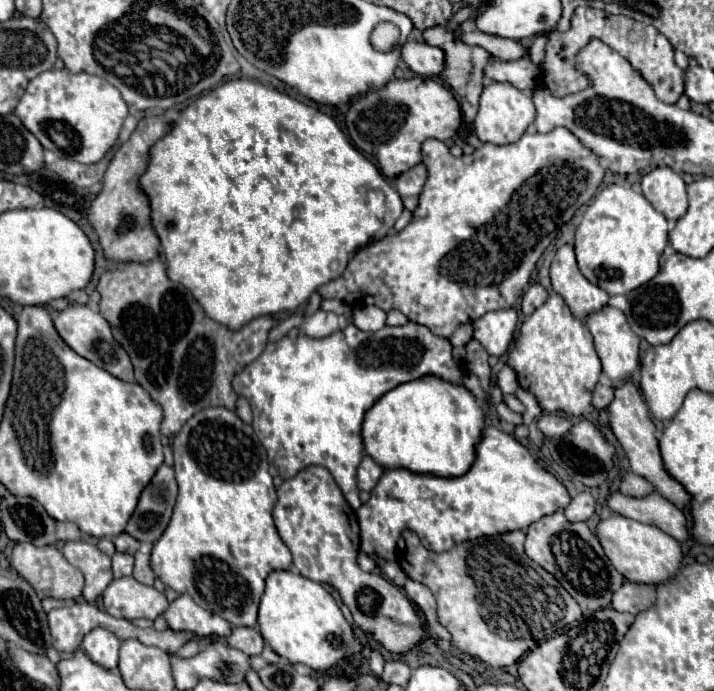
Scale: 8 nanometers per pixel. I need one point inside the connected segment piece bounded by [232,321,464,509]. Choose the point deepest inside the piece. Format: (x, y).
(309, 395)

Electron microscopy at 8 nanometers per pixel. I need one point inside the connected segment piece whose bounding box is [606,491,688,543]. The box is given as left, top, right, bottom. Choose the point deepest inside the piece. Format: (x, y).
(654, 509)

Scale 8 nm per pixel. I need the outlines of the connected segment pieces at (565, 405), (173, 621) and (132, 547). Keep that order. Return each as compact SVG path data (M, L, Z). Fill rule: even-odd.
M550 295L548 301L522 323L520 333L508 351L506 365L516 371L520 387L538 399L542 411L562 411L574 417L584 417L594 411L590 393L602 373L602 365L594 351L588 327L582 319L572 315L560 295Z
M180 595L176 601L172 601L164 617L168 621L168 627L172 627L174 631L192 631L204 637L228 635L228 631L232 629L230 623L220 615L214 615L196 605L190 595Z
M120 533L120 535L114 539L114 545L116 545L116 551L134 555L134 553L138 551L138 547L140 547L140 541L134 539L134 537L130 537L128 533Z

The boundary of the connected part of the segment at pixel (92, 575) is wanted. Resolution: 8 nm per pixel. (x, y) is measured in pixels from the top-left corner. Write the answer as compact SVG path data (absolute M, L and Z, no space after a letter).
M68 541L62 553L74 567L78 567L84 573L86 585L82 597L88 603L94 603L114 579L110 569L110 557L102 553L96 545L84 541Z

